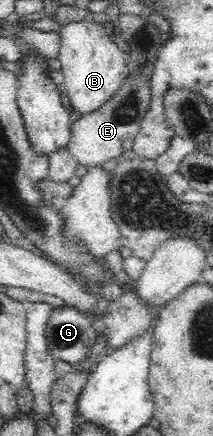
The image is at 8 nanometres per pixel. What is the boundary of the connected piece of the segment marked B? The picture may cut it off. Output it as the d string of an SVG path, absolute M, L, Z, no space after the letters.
M92 21L68 23L58 33L58 40L59 35L64 35L64 45L58 57L64 76L62 87L69 97L70 109L79 111L82 116L88 115L120 89L127 75L126 54L108 39L108 33L102 25L94 25Z

